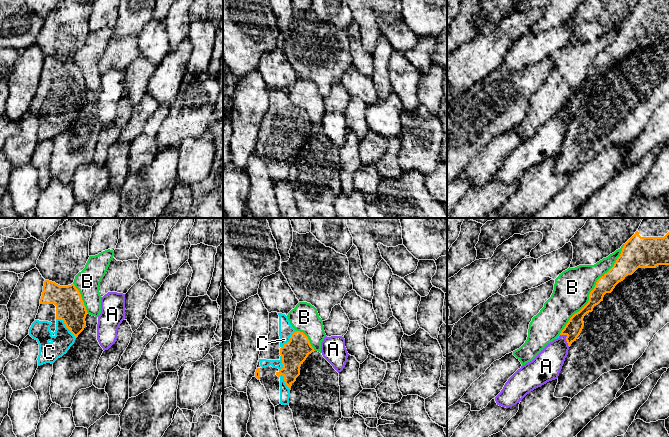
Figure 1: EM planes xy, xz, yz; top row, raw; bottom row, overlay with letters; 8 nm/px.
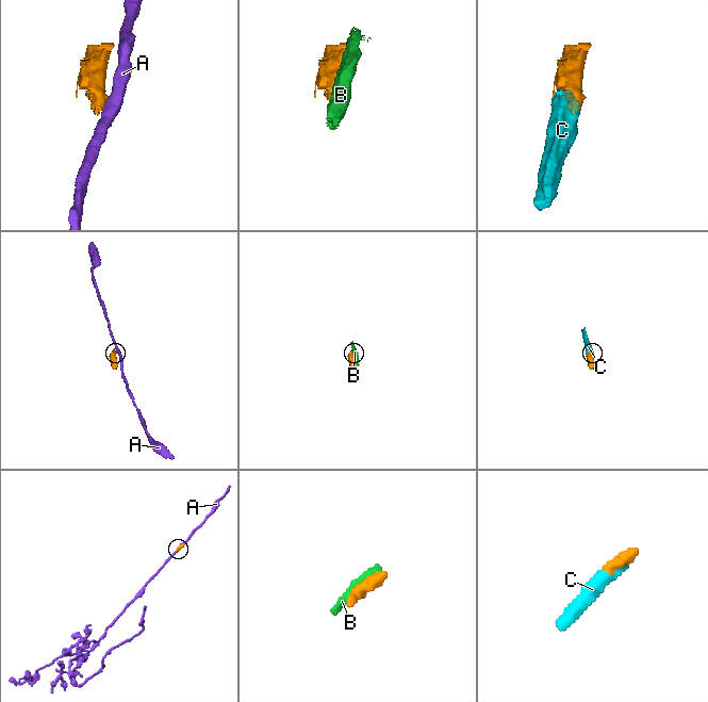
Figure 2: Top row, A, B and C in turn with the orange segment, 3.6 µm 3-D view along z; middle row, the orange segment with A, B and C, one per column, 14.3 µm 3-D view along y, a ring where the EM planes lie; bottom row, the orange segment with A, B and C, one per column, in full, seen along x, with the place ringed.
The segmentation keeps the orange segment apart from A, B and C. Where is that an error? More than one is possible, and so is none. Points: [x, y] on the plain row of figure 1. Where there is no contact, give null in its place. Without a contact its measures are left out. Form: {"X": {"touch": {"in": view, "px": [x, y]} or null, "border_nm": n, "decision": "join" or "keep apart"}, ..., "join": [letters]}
{"A": {"touch": {"in": "yz", "px": [566, 114]}, "border_nm": 130, "decision": "keep apart"}, "B": {"touch": {"in": "yz", "px": [593, 65]}, "border_nm": 900, "decision": "keep apart"}, "C": {"touch": {"in": "xy", "px": [66, 102]}, "border_nm": 220, "decision": "join"}, "join": ["C"]}

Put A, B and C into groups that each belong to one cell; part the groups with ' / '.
A / B / C

